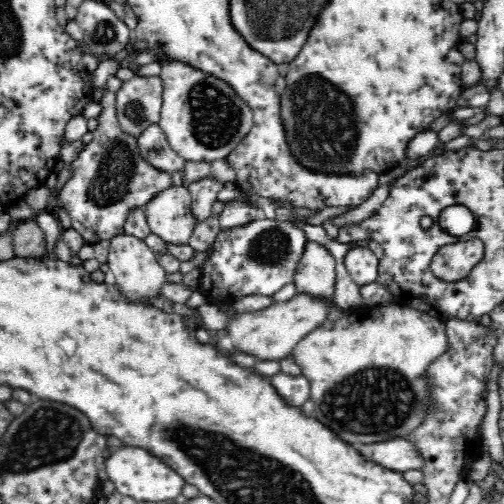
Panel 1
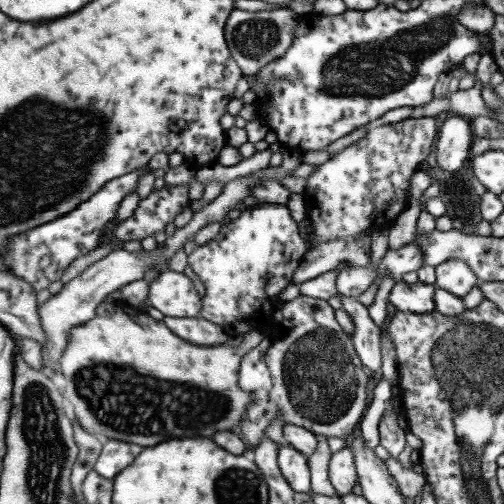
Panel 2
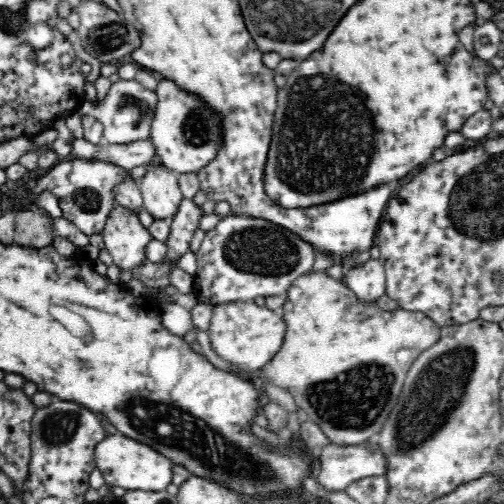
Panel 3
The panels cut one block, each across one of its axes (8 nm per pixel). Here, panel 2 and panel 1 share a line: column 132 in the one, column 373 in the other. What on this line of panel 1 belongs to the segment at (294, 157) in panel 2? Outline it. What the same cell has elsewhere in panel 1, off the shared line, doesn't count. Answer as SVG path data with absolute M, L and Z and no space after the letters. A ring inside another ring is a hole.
M354 244L354 246L350 248L350 252L348 252L346 268L348 268L350 278L352 278L358 286L366 286L366 284L378 282L380 262L378 262L376 254L368 250L368 246Z

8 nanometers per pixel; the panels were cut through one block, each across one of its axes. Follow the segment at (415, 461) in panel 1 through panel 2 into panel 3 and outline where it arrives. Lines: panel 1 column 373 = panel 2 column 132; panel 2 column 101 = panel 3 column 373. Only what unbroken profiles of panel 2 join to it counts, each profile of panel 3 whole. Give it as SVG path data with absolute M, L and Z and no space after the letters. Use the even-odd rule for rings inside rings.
M326 446L318 450L318 482L328 494L338 494L344 492L346 486L354 480L366 478L366 476L384 476L386 474L386 462L382 458L380 450L370 450L368 446Z

